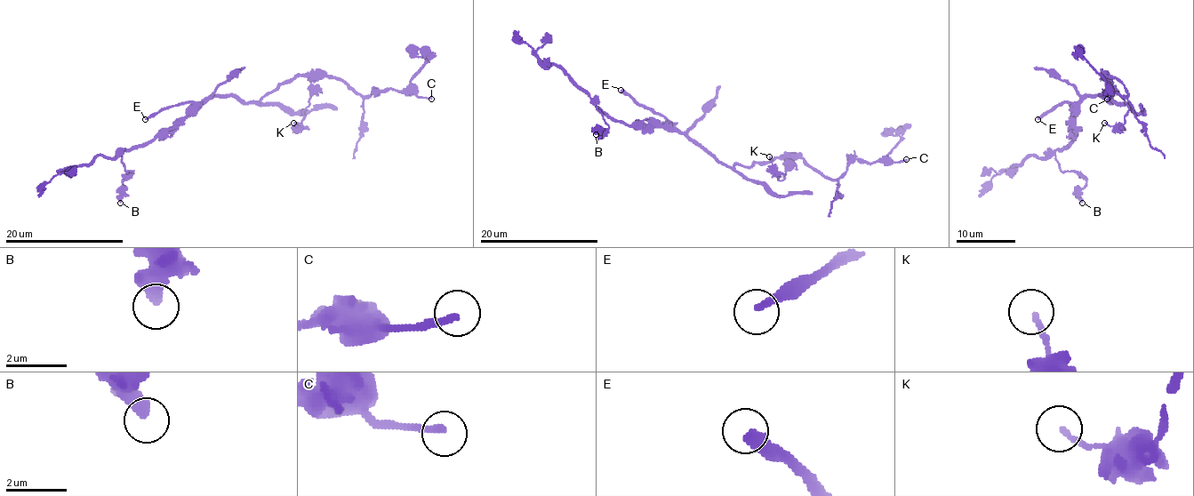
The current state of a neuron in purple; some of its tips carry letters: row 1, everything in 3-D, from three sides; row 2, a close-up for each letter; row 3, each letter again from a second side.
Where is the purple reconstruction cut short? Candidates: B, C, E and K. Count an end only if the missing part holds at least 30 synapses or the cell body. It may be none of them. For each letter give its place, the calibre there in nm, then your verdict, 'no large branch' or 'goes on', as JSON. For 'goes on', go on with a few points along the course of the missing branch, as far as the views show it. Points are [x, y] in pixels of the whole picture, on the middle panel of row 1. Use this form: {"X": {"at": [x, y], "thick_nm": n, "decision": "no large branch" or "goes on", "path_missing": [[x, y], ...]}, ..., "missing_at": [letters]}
{"B": {"at": [596, 134], "thick_nm": 440, "decision": "no large branch"}, "C": {"at": [906, 159], "thick_nm": 240, "decision": "no large branch"}, "E": {"at": [621, 90], "thick_nm": 320, "decision": "goes on"}, "K": {"at": [769, 156], "thick_nm": 180, "decision": "no large branch"}, "missing_at": ["E"]}

